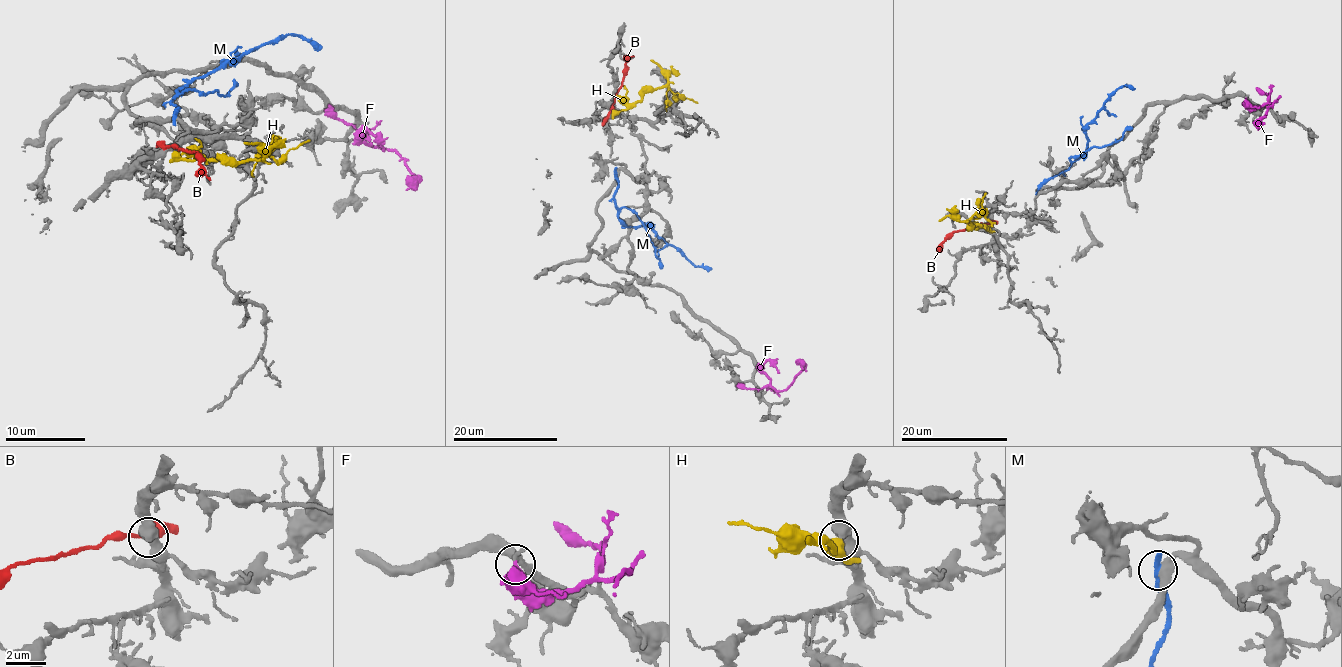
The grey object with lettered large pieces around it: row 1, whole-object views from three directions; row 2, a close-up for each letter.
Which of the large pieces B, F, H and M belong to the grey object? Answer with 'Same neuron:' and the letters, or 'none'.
Same neuron: F

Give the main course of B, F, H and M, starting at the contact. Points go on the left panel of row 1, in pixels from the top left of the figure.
B: (166, 147), (173, 144), (196, 151), (201, 172), (210, 179)
F: (364, 127), (358, 134), (364, 143), (399, 155), (416, 178), (405, 189)
H: (176, 152), (183, 157), (197, 159), (261, 159), (267, 156), (278, 160), (309, 140)
M: (175, 116), (178, 109), (169, 101), (175, 92), (257, 48), (289, 34), (314, 40), (322, 47)

